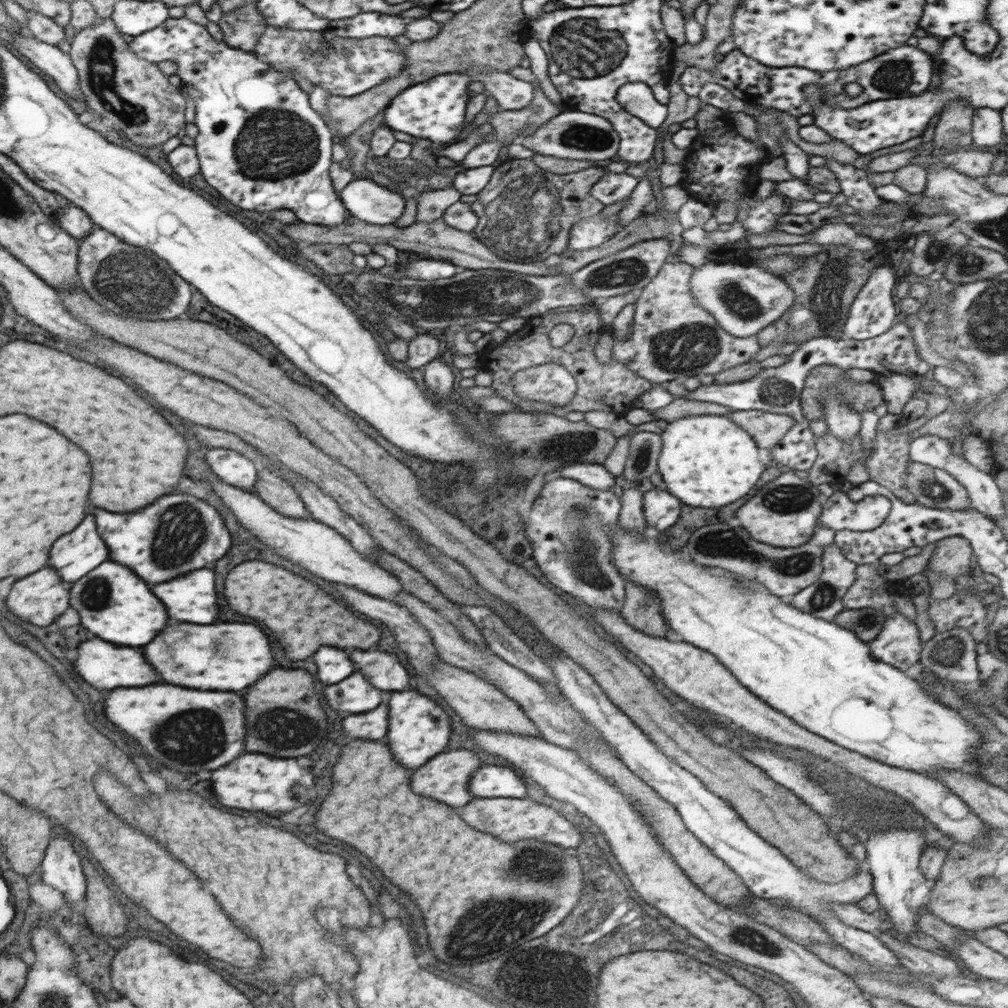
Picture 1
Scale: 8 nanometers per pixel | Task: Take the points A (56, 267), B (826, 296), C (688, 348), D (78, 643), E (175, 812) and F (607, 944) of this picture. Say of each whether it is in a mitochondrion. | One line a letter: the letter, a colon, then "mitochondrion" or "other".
A: other
B: mitochondrion
C: mitochondrion
D: other
E: other
F: mitochondrion

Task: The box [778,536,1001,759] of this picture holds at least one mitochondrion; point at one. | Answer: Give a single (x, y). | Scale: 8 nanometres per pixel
(950, 651)

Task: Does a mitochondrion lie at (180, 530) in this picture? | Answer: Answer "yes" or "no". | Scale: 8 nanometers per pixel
yes

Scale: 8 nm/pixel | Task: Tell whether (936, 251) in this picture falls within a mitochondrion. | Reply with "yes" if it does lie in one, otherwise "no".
yes

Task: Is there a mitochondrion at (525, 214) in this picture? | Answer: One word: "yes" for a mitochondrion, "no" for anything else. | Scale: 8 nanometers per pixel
yes

